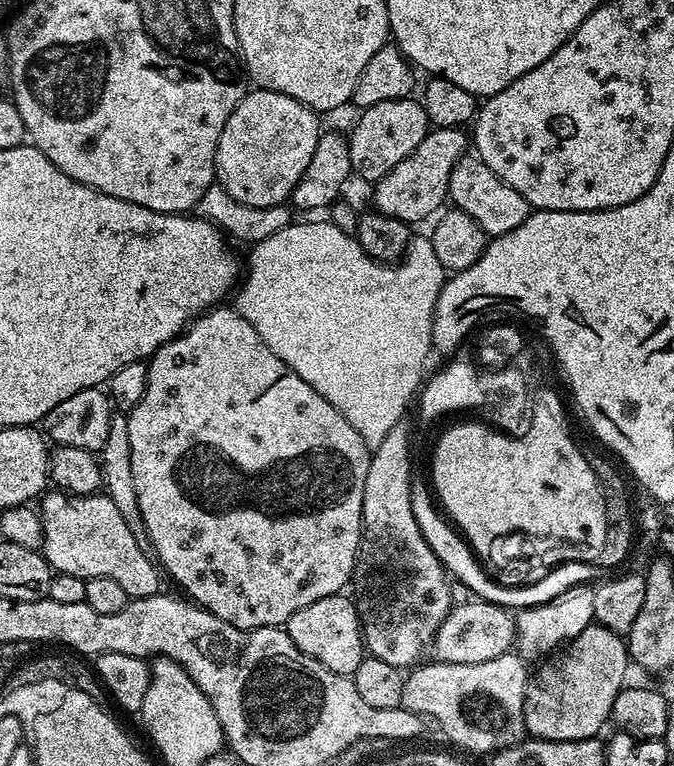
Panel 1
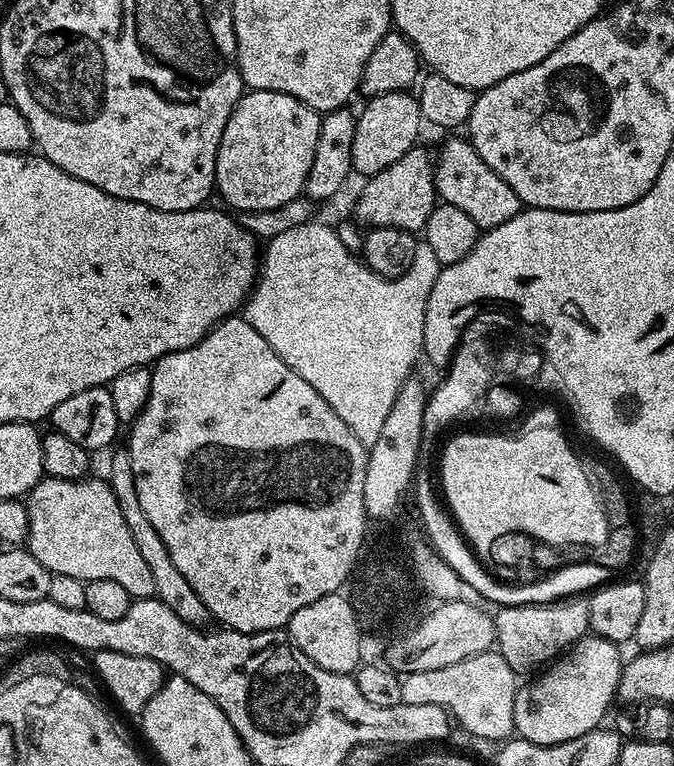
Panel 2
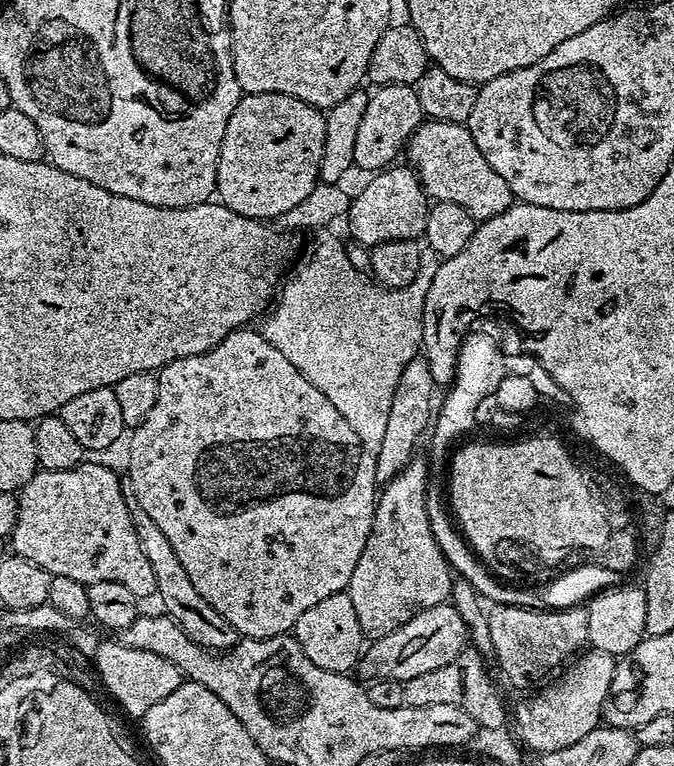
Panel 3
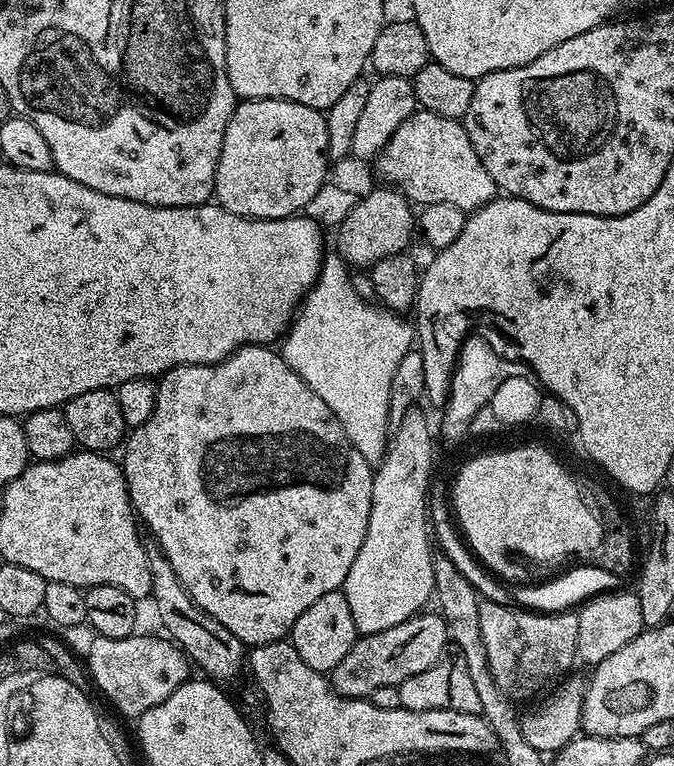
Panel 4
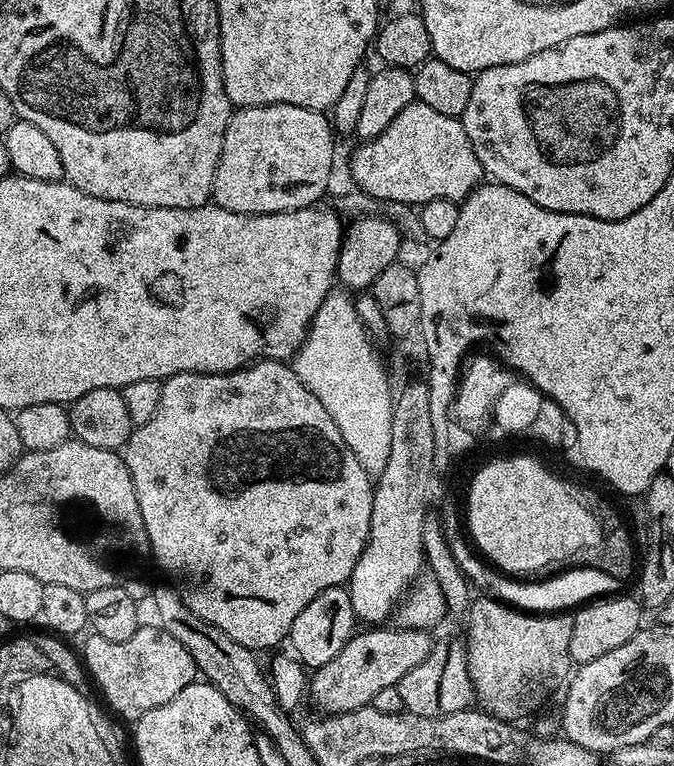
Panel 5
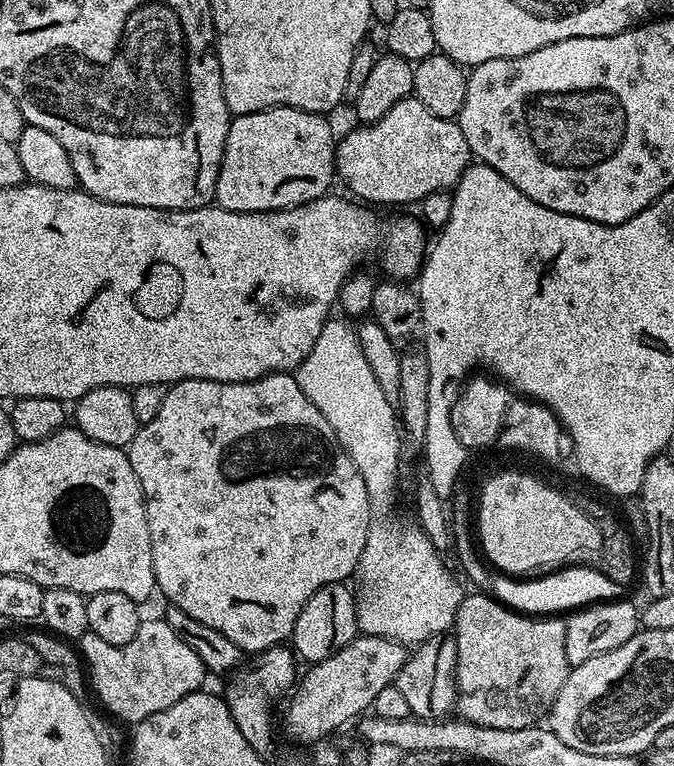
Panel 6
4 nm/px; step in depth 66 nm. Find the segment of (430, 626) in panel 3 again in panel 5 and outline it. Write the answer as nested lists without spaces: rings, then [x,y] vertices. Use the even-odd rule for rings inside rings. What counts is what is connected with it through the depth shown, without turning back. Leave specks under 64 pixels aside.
[[[386,626],[365,629],[363,632],[355,633],[350,642],[339,651],[338,654],[326,662],[326,665],[315,669],[309,679],[309,699],[320,708],[320,712],[325,715],[334,713],[348,713],[350,710],[356,710],[369,707],[375,695],[388,686],[396,685],[401,680],[402,675],[418,666],[432,645],[432,638],[425,629],[414,628],[393,628],[386,629]]]

